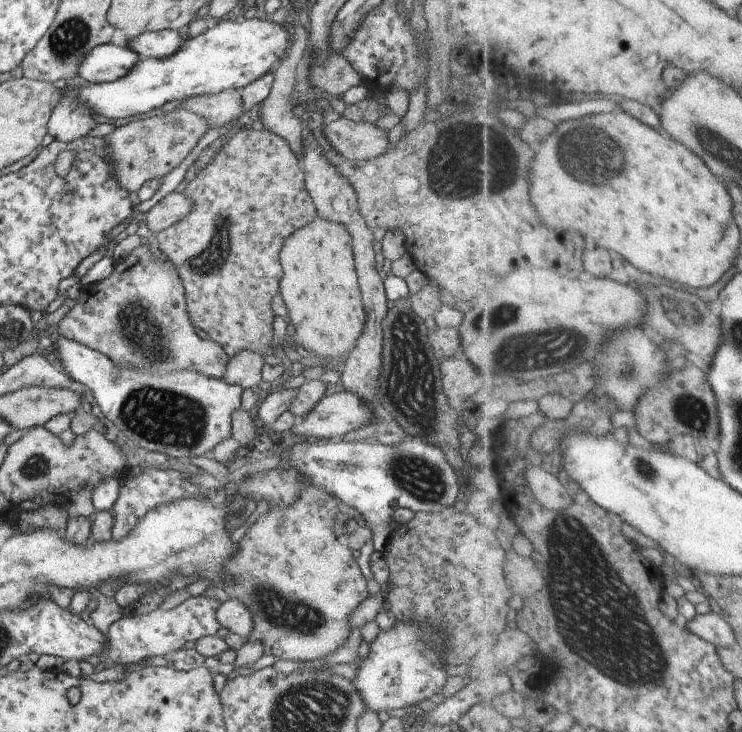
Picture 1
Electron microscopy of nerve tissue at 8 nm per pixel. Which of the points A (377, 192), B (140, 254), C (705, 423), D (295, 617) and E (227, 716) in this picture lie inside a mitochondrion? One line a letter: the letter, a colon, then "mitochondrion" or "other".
A: other
B: other
C: mitochondrion
D: mitochondrion
E: other

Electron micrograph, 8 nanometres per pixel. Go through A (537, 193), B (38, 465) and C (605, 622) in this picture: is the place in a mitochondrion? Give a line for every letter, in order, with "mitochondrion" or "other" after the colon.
A: other
B: mitochondrion
C: mitochondrion

